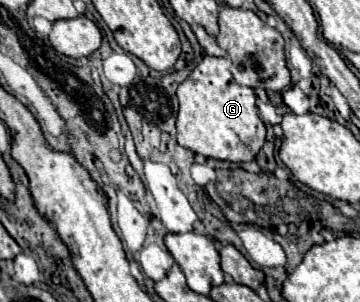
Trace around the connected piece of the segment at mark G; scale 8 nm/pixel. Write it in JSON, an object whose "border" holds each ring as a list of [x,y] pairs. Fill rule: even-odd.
{"border":[[[204,56],[192,74],[178,86],[178,144],[206,158],[226,162],[252,162],[264,146],[266,126],[258,116],[252,88],[234,82],[230,58]]]}

